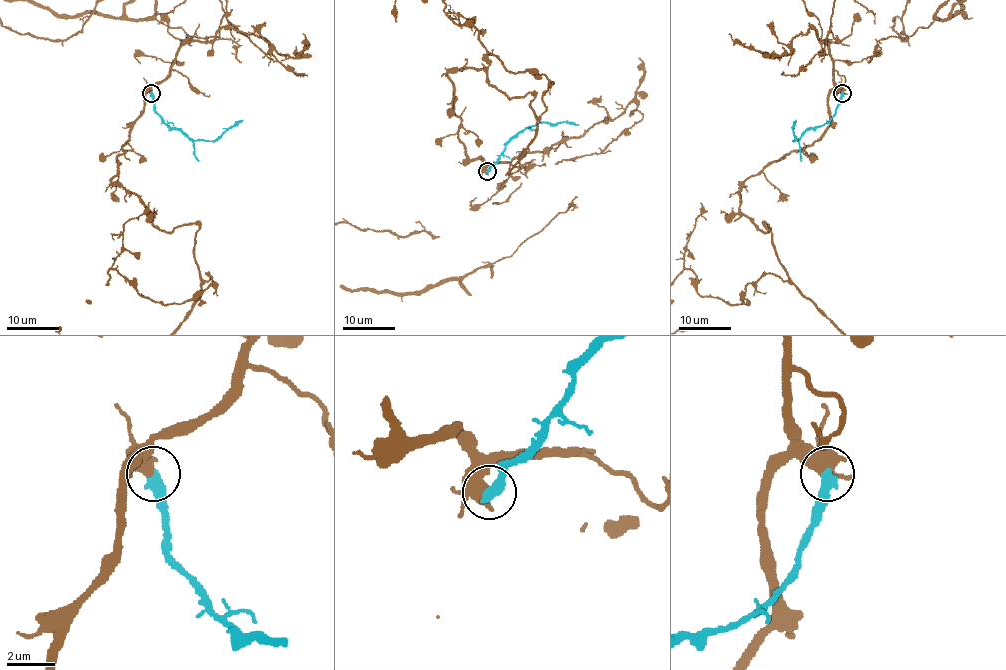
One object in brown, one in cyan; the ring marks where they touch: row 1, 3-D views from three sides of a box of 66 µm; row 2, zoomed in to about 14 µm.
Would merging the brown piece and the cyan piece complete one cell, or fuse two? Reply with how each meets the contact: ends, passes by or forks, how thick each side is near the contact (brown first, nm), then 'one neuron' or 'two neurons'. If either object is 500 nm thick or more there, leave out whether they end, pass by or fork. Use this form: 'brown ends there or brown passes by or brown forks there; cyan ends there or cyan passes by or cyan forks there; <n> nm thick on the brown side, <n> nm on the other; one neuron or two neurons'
460 nm thick on the brown side, 500 nm on the other; two neurons

